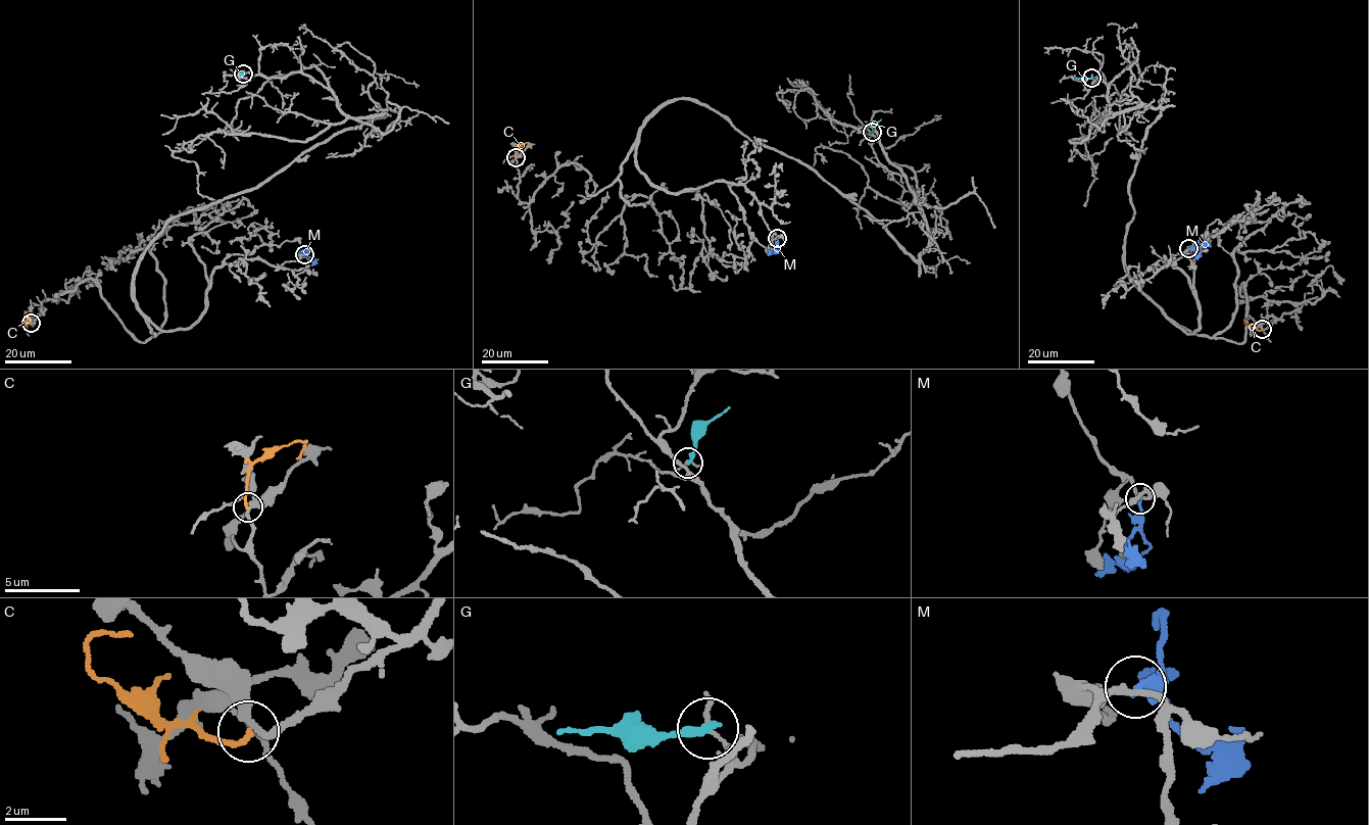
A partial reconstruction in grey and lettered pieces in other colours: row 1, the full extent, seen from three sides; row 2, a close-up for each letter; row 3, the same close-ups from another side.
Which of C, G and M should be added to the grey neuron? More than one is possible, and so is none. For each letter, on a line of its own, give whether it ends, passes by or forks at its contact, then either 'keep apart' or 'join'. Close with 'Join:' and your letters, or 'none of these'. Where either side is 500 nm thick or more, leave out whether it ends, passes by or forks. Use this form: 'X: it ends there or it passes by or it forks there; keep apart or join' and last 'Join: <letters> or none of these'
C: it ends there; keep apart
G: it ends there; keep apart
M: it ends there; keep apart
Join: none of these

